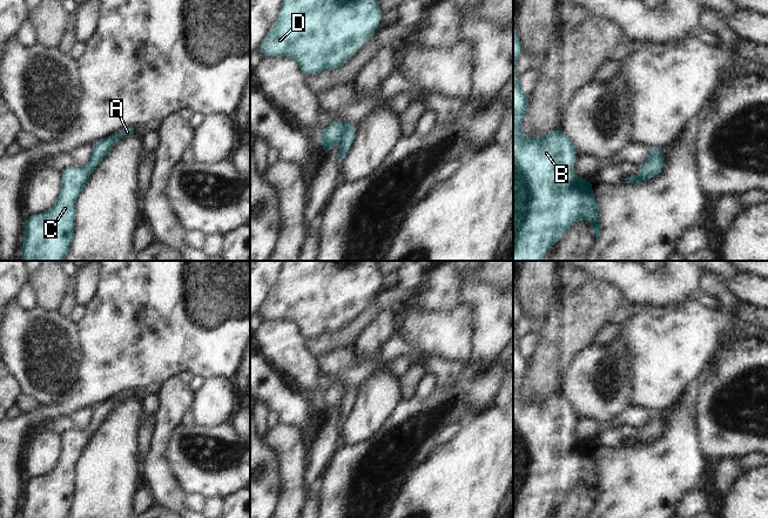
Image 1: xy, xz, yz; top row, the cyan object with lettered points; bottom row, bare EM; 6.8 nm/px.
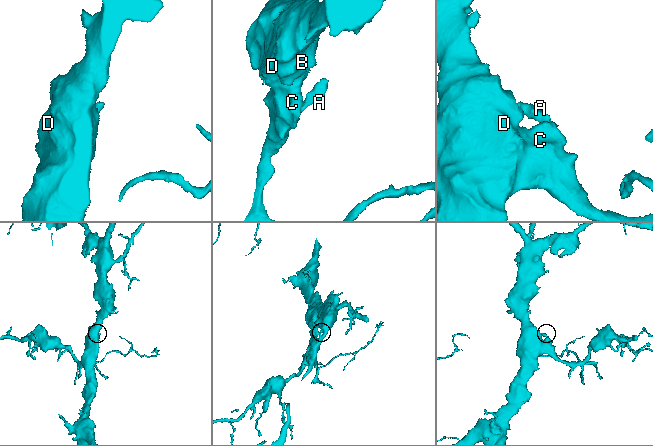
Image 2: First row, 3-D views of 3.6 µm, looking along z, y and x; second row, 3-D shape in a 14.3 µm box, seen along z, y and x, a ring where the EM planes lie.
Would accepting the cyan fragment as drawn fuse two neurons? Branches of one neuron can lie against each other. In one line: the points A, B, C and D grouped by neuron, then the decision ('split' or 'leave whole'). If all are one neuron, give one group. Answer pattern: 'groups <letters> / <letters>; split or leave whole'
groups A B C D; leave whole

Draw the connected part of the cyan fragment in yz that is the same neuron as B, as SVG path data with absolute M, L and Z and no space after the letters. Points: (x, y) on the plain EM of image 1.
M513 290L513 518L546 518L578 483L590 484L597 502L600 498L599 466L592 457L593 446L573 438L577 413L560 390L540 401L526 401L521 396L521 384L530 365L530 358L523 355L514 335L521 317Z

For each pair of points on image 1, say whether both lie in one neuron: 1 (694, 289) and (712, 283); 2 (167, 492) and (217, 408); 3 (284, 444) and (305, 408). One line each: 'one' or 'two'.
1: two
2: two
3: two

